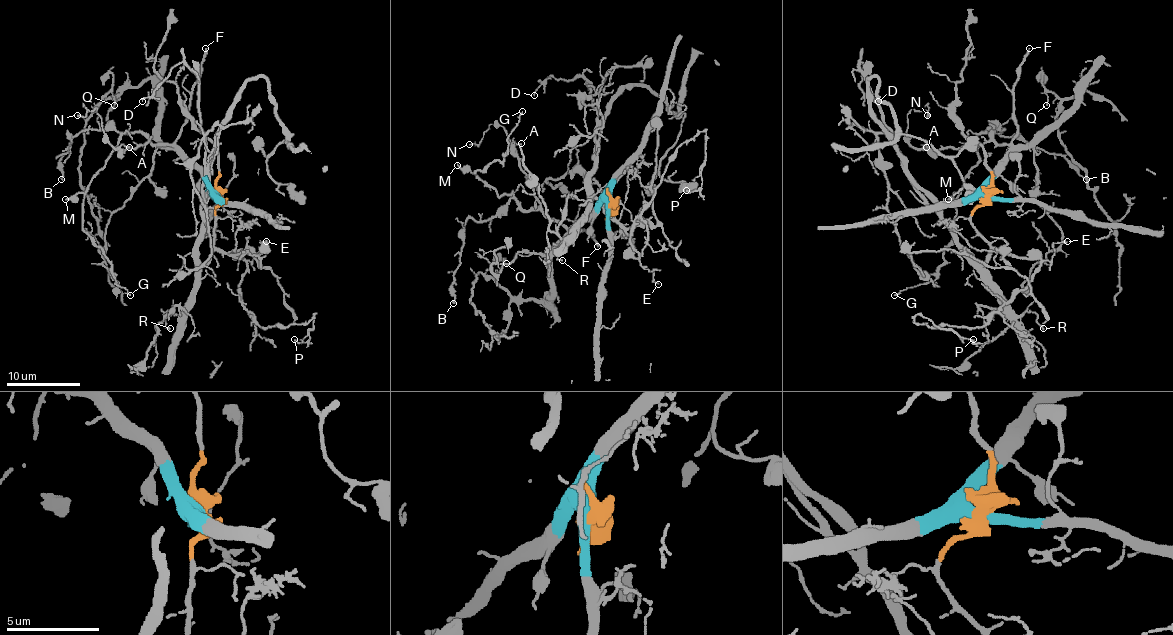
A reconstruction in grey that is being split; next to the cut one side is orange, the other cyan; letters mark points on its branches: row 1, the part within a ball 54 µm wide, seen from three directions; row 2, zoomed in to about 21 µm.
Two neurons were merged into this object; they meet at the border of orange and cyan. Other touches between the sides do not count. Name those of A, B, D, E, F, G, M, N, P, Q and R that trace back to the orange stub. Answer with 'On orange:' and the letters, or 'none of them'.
On orange: D, E, P, R

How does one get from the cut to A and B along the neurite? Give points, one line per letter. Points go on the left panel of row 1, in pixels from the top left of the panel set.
A: (217, 196), (209, 181), (176, 148), (150, 140), (137, 148), (120, 146), (129, 148)
B: (217, 196), (209, 181), (176, 148), (113, 129), (94, 129), (72, 137), (68, 151), (61, 155), (61, 179)

